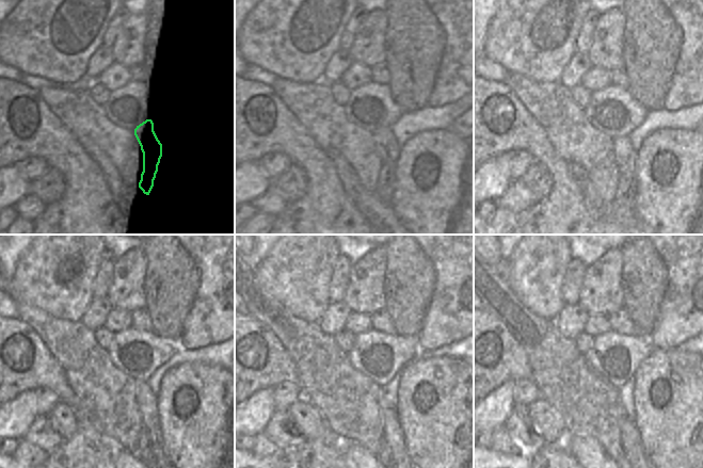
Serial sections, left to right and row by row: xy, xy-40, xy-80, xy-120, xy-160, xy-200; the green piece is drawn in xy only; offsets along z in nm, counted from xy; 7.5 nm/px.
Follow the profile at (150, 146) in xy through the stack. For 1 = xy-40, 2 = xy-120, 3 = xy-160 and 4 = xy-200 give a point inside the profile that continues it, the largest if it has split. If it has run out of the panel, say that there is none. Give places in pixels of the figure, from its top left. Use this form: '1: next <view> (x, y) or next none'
1: next xy-40 (386, 145)
2: next xy-120 (150, 447)
3: next xy-160 (392, 451)
4: next xy-200 (629, 434)

